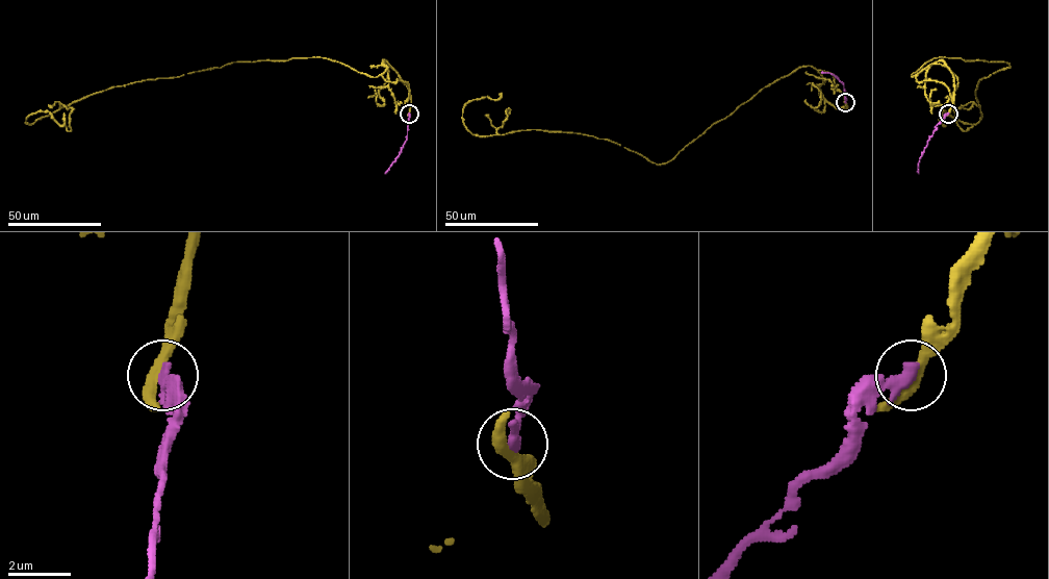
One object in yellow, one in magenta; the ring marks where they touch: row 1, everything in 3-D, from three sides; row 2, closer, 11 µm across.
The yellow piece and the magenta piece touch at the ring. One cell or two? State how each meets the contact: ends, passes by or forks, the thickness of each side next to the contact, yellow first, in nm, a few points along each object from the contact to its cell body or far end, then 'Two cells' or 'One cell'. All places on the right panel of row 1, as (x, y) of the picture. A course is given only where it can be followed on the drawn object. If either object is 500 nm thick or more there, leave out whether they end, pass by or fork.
At the ring yellow passes by. At the ring magenta ends. Thickness 320 nm (yellow) against 380 nm. Course of yellow: (948, 114), (949, 69), (911, 76), (926, 61), (1009, 65), (978, 81), (975, 124), (942, 112). Course of magenta: (948, 114), (929, 136), (920, 159), (919, 174). Two cells

